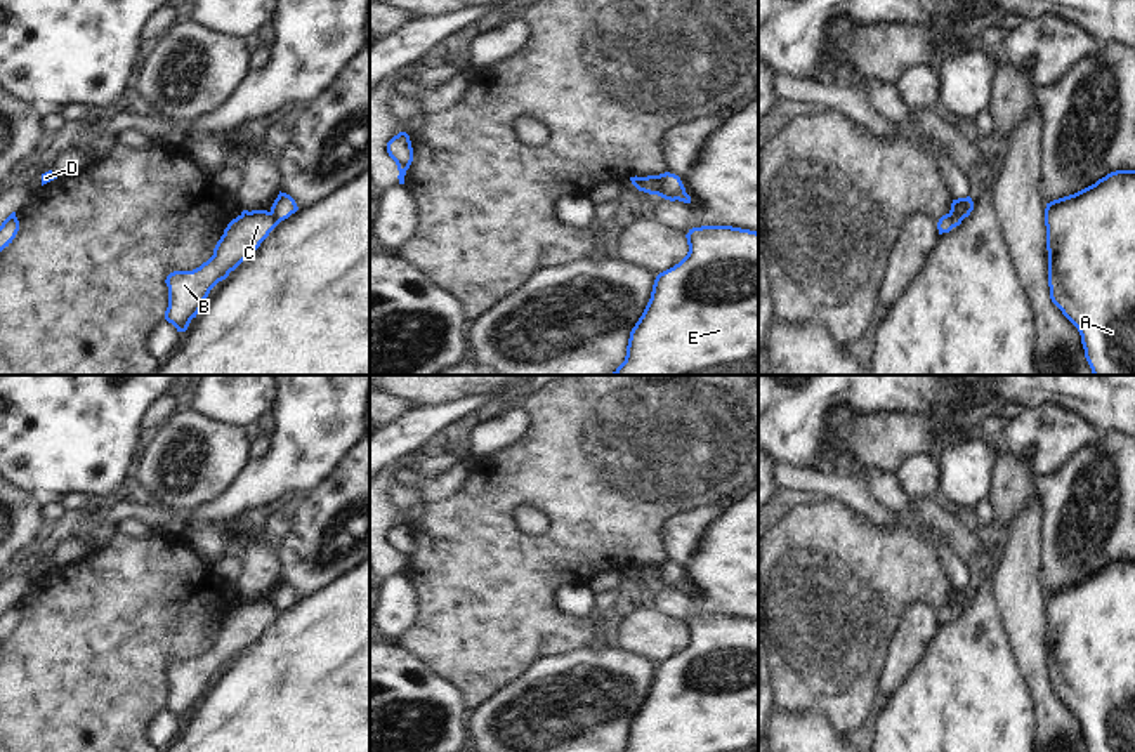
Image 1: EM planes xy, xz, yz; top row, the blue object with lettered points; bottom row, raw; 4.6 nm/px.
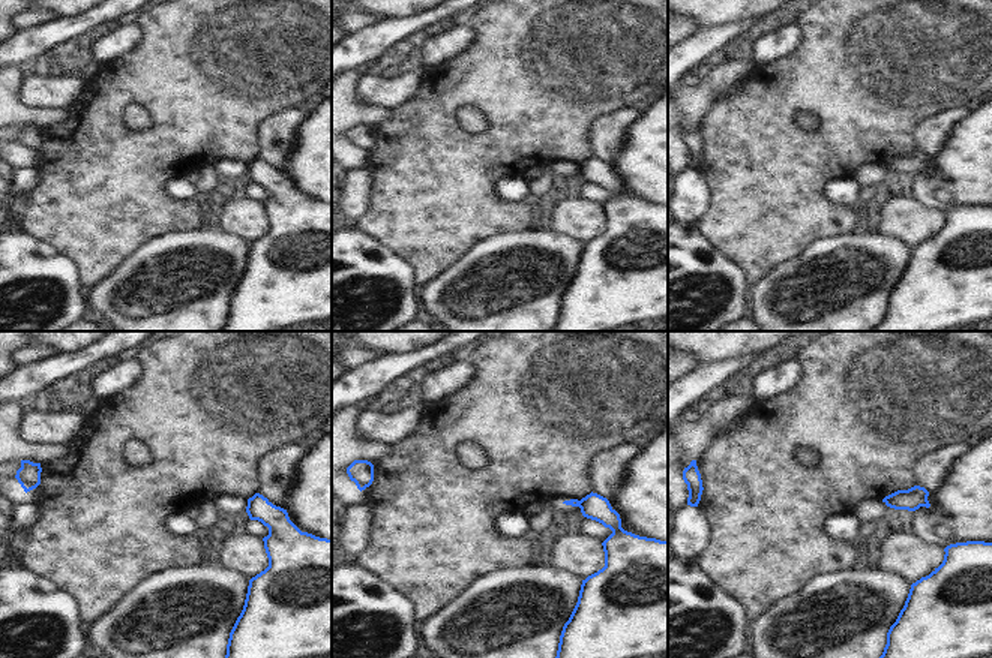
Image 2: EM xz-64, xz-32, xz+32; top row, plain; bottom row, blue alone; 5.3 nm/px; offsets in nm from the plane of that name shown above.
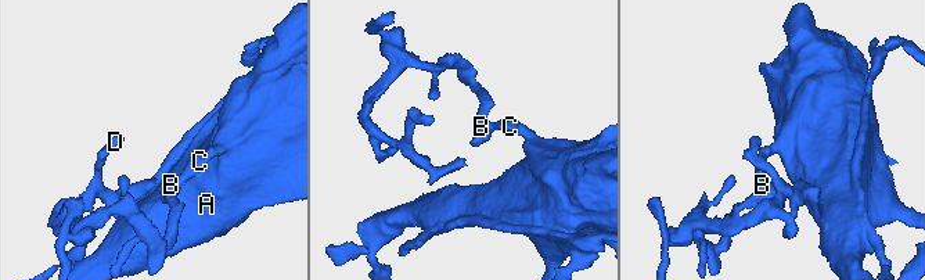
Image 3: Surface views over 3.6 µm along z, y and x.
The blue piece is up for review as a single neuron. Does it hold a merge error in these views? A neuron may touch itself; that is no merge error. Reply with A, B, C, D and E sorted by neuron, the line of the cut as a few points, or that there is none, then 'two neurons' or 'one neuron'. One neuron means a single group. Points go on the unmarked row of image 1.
A E / B C D | xz (667, 561), (656, 582) | two neurons

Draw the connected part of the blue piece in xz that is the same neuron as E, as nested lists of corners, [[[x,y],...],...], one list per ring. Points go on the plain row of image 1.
[[[701,615],[686,627],[687,644],[656,665],[623,752],[758,752],[758,622]]]

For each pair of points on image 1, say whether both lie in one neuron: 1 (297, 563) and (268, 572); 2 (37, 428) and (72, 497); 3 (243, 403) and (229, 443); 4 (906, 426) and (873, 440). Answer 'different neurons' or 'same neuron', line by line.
1: different neurons
2: different neurons
3: different neurons
4: same neuron

